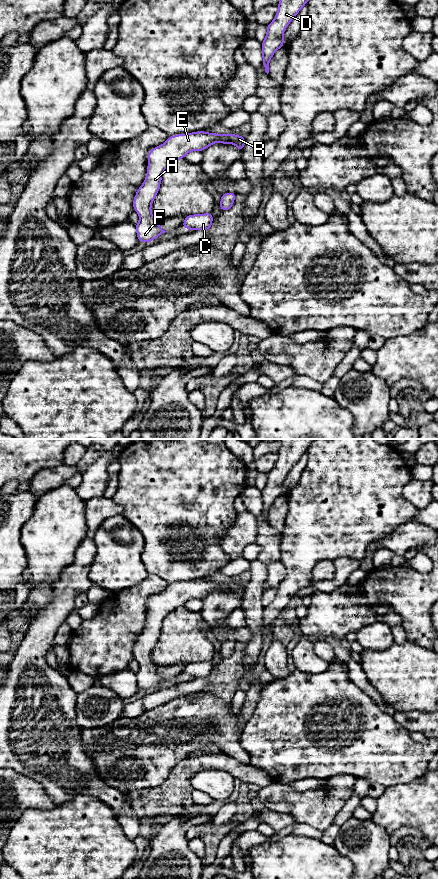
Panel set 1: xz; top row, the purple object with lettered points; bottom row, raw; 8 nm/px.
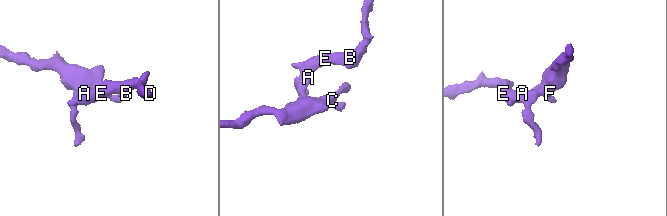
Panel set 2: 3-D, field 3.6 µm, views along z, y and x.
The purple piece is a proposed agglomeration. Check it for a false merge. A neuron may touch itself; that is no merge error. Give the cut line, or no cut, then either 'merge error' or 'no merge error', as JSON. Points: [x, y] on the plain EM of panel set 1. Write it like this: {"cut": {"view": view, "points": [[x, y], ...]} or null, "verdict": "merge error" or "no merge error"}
{"cut": null, "verdict": "no merge error"}

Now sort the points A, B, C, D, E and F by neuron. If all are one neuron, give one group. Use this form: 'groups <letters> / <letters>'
groups A B C D E F

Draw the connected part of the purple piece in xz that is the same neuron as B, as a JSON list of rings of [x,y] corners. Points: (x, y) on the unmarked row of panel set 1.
[[[199,579],[169,584],[165,591],[148,600],[147,624],[133,649],[134,659],[140,663],[139,670],[136,672],[139,690],[151,690],[167,680],[159,674],[157,667],[151,662],[151,652],[159,639],[165,617],[177,608],[183,607],[188,600],[203,599],[216,590],[232,591],[241,600],[245,595],[245,585],[240,583]]]

